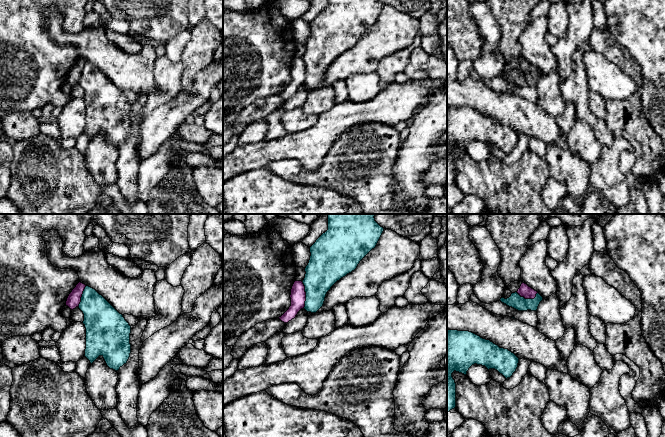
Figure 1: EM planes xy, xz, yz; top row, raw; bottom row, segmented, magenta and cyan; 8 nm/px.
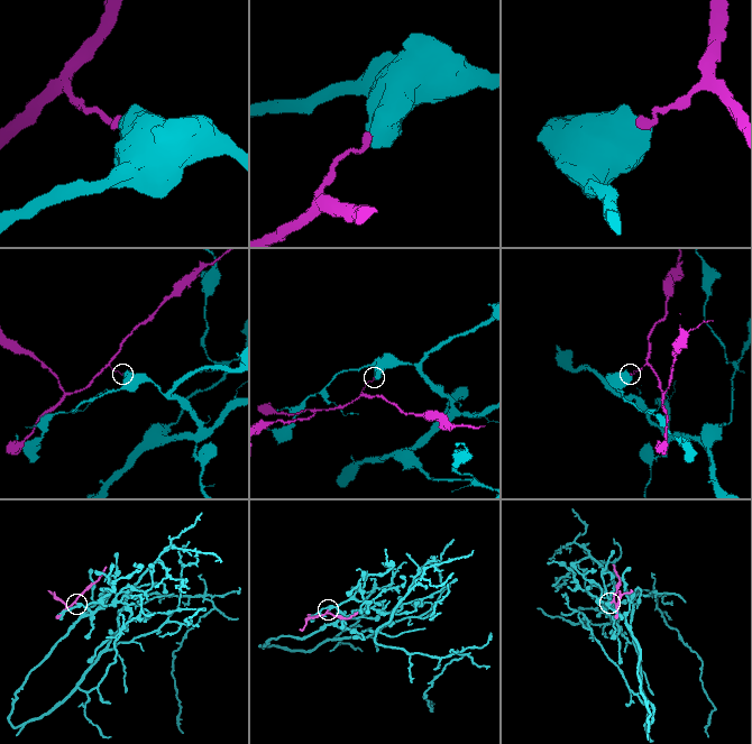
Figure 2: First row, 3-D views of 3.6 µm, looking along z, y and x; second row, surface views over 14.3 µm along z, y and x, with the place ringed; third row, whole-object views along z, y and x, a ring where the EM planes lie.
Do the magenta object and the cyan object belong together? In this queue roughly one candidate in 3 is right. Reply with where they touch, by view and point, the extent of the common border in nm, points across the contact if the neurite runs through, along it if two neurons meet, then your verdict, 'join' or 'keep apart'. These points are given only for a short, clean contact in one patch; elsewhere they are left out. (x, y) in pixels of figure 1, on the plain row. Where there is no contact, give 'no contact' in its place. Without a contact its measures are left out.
meets magenta in xz at (305, 71); contact 220 nm long; border along xz (301, 57), (305, 68), (304, 84); keep apart

